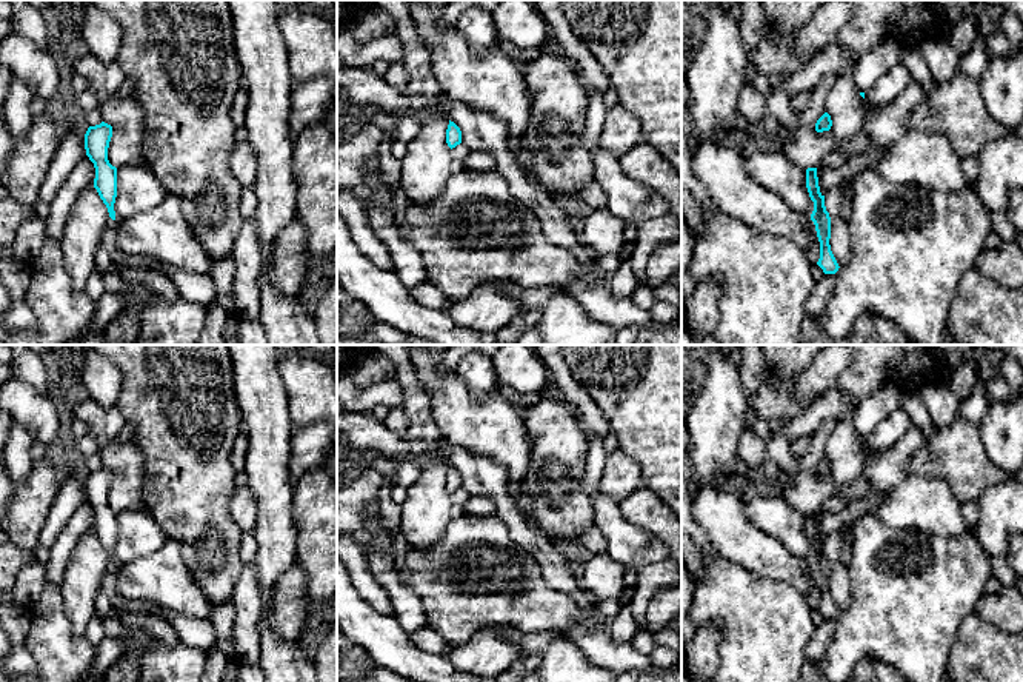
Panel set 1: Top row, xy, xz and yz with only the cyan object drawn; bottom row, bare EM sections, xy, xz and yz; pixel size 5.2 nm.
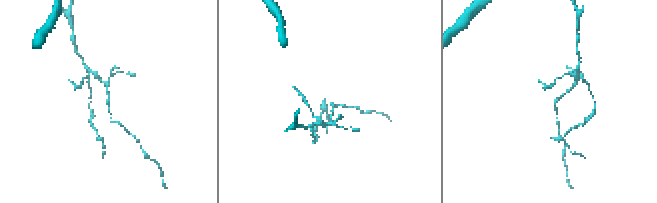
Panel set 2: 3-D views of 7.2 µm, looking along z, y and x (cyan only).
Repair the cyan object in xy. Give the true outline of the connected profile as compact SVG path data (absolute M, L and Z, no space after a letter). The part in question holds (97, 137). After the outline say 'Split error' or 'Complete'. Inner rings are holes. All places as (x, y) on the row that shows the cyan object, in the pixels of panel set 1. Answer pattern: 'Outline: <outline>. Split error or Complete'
Outline: M102 122L100 125L89 126L85 134L85 149L95 168L94 188L106 205L109 217L115 220L117 168L108 160L111 137L111 125Z. Complete

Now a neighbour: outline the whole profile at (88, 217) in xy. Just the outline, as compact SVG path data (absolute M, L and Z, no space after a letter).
M94 186L82 189L74 200L60 237L63 265L74 291L85 291L95 268L95 252L105 228L112 222Z

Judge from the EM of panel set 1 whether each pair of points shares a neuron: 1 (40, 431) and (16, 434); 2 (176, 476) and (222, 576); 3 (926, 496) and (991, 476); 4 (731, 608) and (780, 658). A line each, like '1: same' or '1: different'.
1: different
2: same
3: different
4: same

